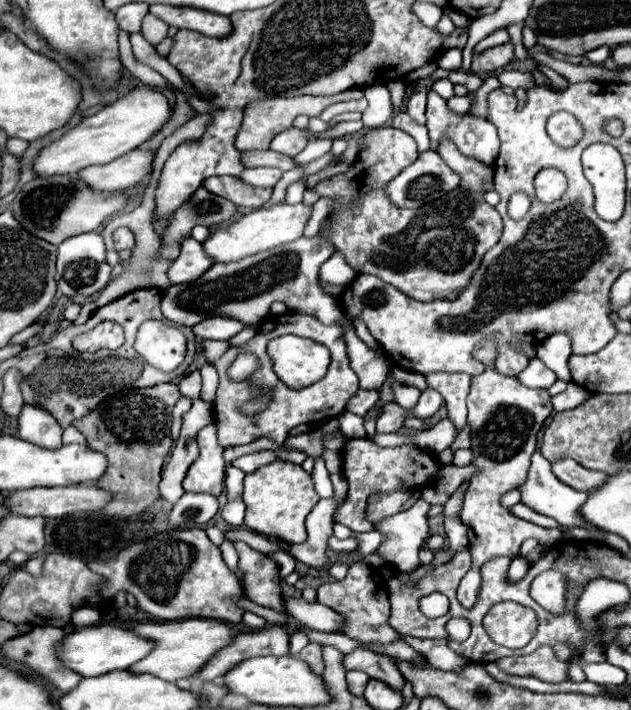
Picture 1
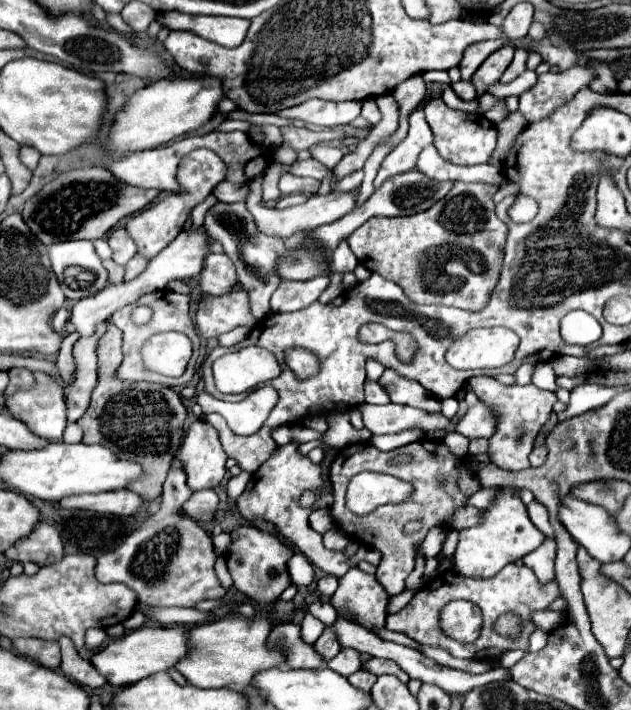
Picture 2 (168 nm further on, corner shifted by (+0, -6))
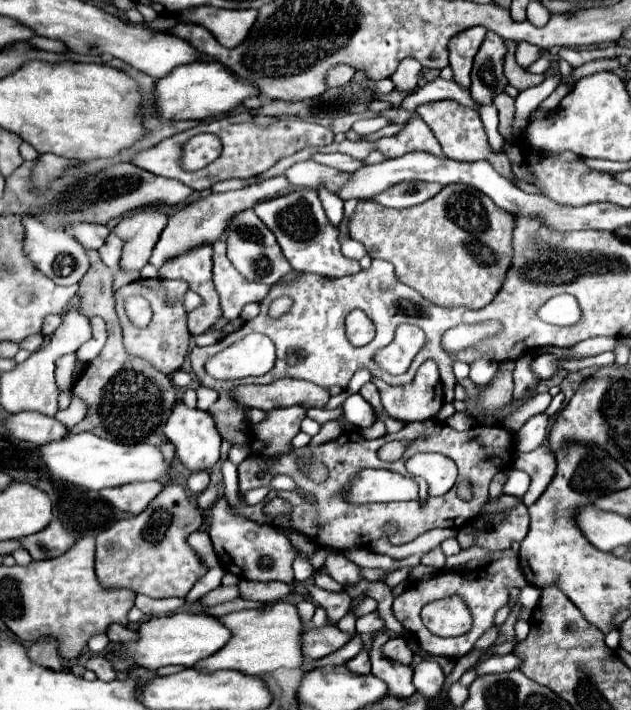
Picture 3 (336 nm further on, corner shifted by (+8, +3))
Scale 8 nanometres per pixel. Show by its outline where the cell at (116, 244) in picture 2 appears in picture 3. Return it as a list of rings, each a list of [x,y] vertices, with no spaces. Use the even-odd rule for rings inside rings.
[[[111,231],[105,239],[105,243],[99,249],[99,255],[101,255],[103,263],[111,269],[117,269],[119,261],[121,261],[121,251],[123,251],[123,241]]]

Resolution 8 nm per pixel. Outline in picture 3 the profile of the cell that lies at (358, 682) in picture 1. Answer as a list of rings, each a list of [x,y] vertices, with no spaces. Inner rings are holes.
[[[361,651],[357,657],[353,657],[351,661],[345,663],[349,671],[357,673],[357,675],[367,675],[371,671],[371,663],[369,663],[369,653]]]

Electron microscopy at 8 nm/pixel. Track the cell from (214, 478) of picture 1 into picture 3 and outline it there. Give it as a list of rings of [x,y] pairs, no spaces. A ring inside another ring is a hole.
[[[181,401],[175,405],[171,411],[171,417],[165,425],[165,435],[167,439],[175,445],[175,455],[177,459],[191,471],[205,471],[211,469],[219,461],[219,447],[221,447],[221,437],[215,429],[213,417],[207,411],[201,409],[189,409]]]

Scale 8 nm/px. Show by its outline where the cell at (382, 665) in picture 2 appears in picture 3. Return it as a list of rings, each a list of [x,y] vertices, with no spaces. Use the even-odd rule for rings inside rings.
[[[393,637],[393,639],[389,639],[389,641],[383,645],[381,653],[383,653],[387,659],[397,661],[397,663],[401,663],[401,665],[409,665],[411,659],[413,659],[413,653],[411,653],[407,641],[401,639],[401,637]]]

